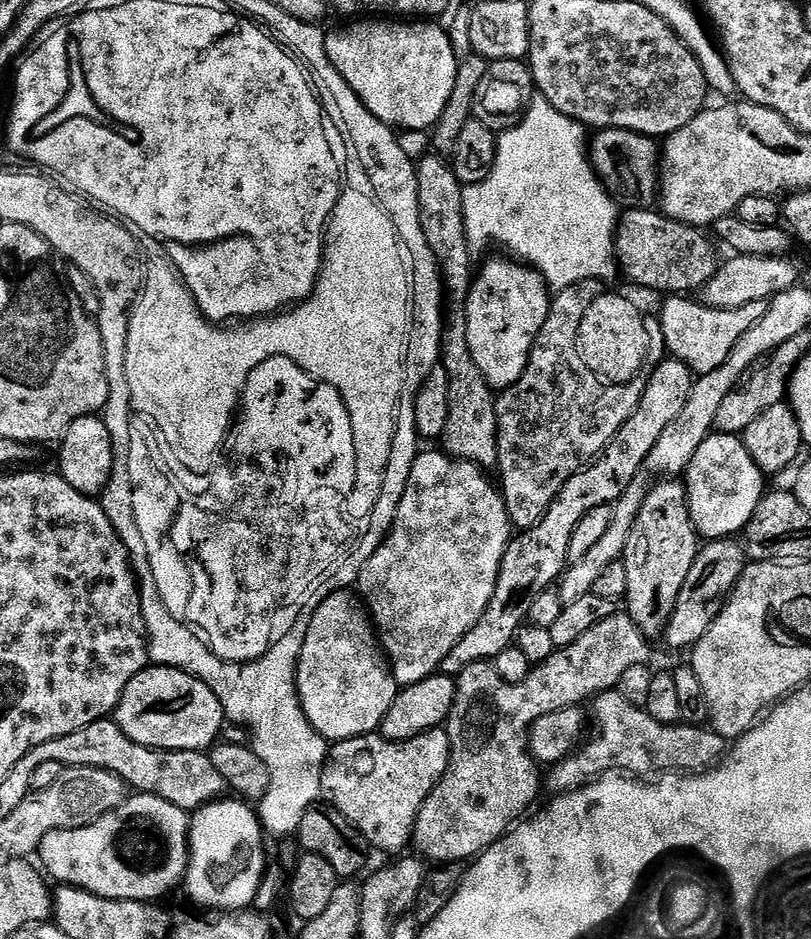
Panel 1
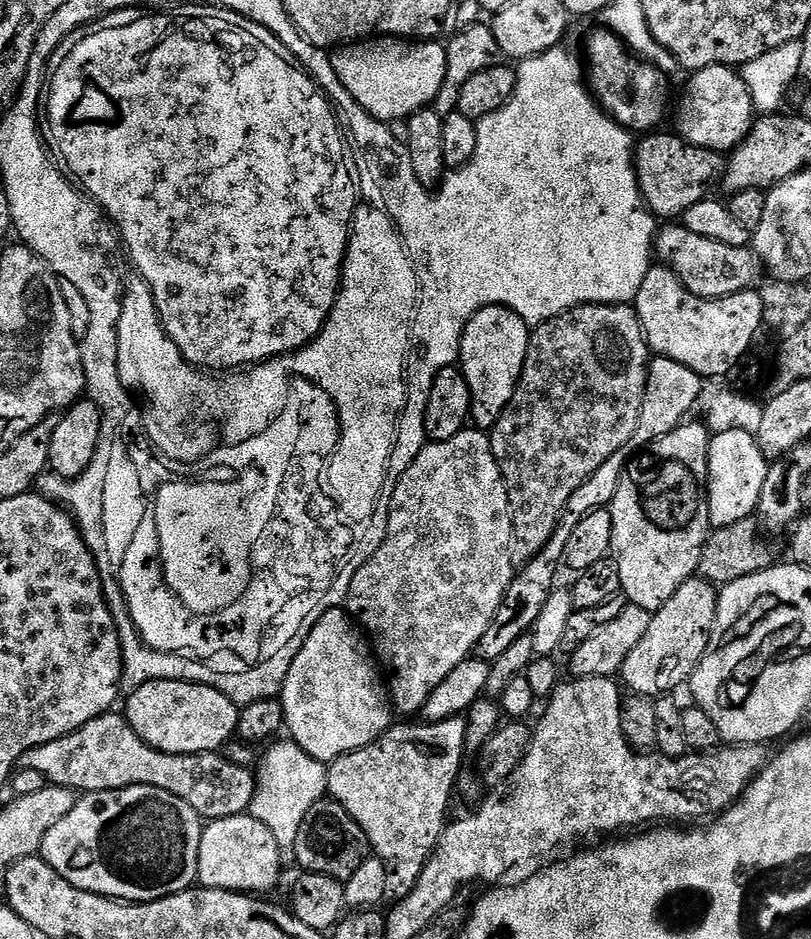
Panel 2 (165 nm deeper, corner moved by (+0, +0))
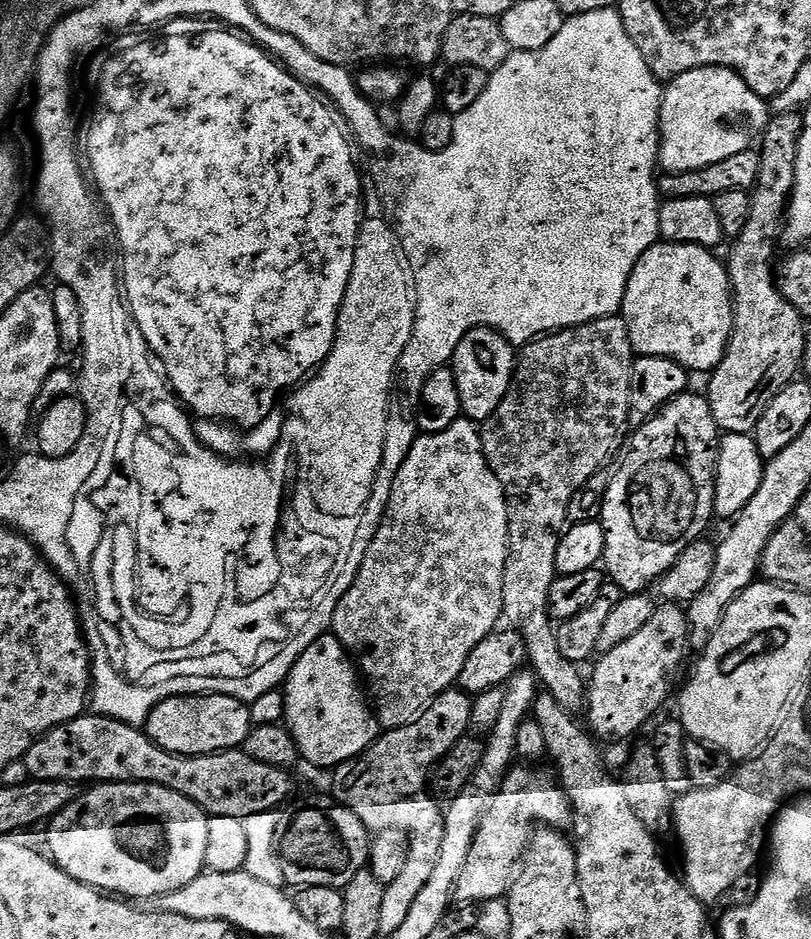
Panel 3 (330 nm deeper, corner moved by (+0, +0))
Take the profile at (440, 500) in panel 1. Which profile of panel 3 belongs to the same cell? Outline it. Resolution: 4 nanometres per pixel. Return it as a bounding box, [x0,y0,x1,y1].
[331,418,508,729]

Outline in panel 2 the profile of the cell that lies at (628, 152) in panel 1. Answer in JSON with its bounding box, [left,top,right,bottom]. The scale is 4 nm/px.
[635,131,726,222]

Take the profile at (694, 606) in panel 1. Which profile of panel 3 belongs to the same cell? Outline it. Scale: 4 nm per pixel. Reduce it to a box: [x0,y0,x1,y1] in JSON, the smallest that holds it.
[586,603,690,741]

